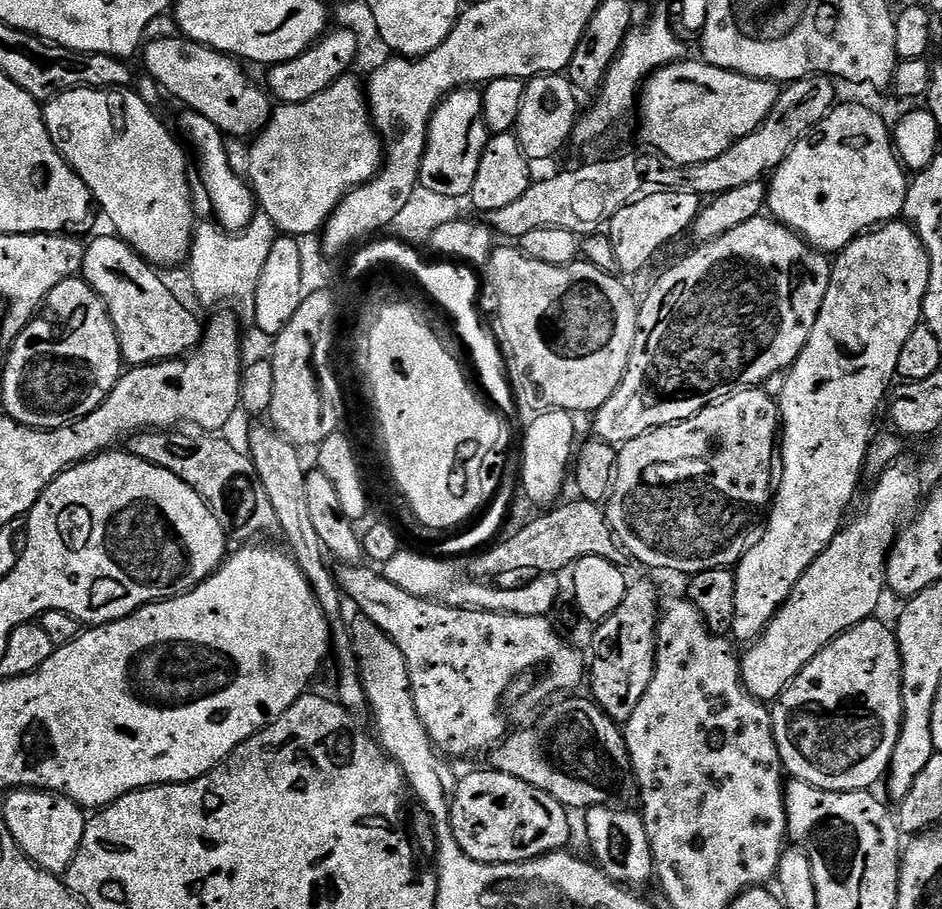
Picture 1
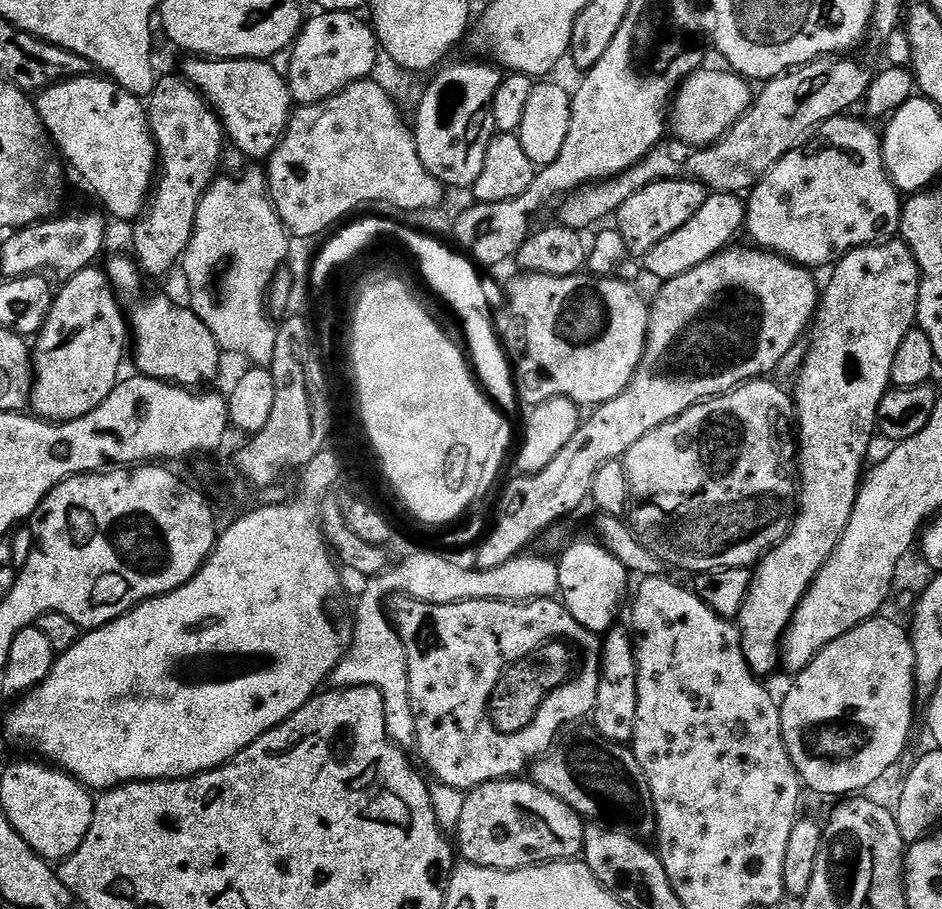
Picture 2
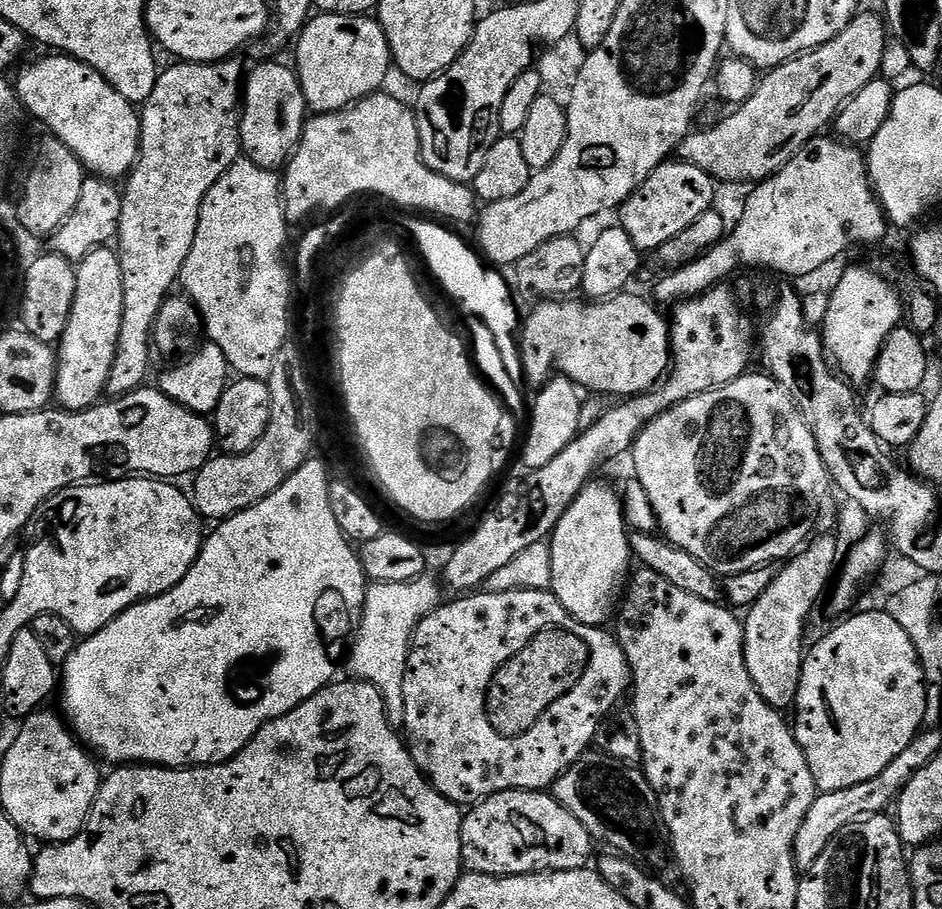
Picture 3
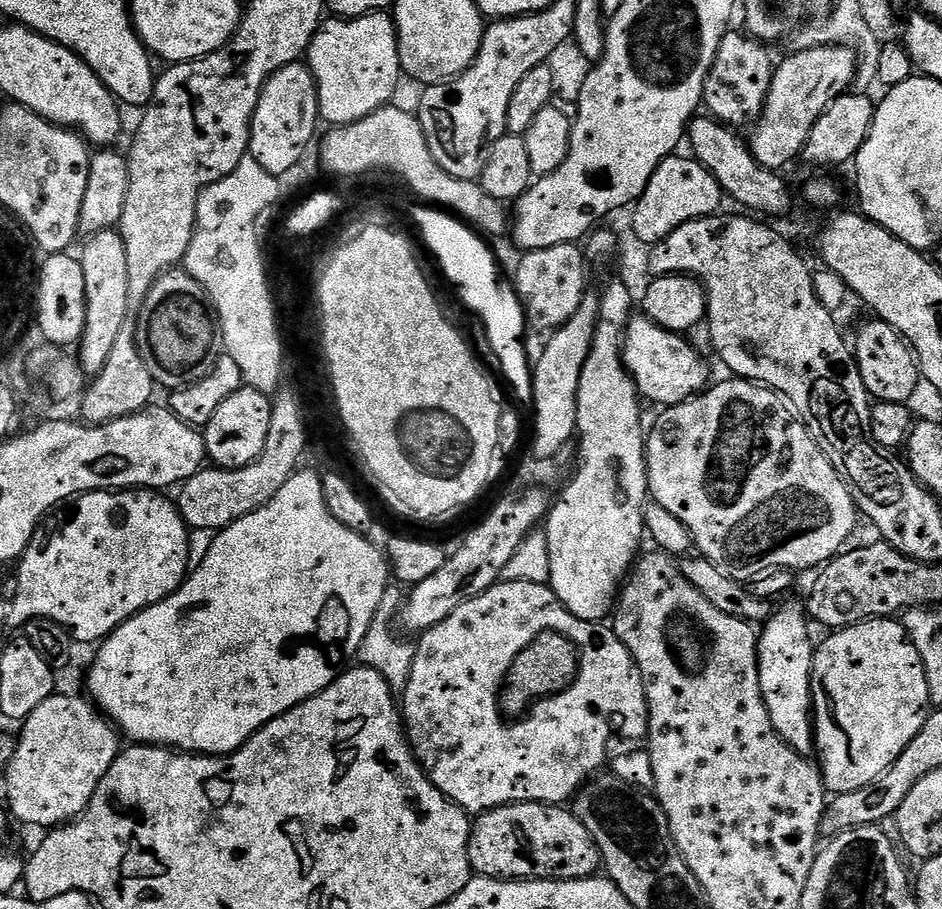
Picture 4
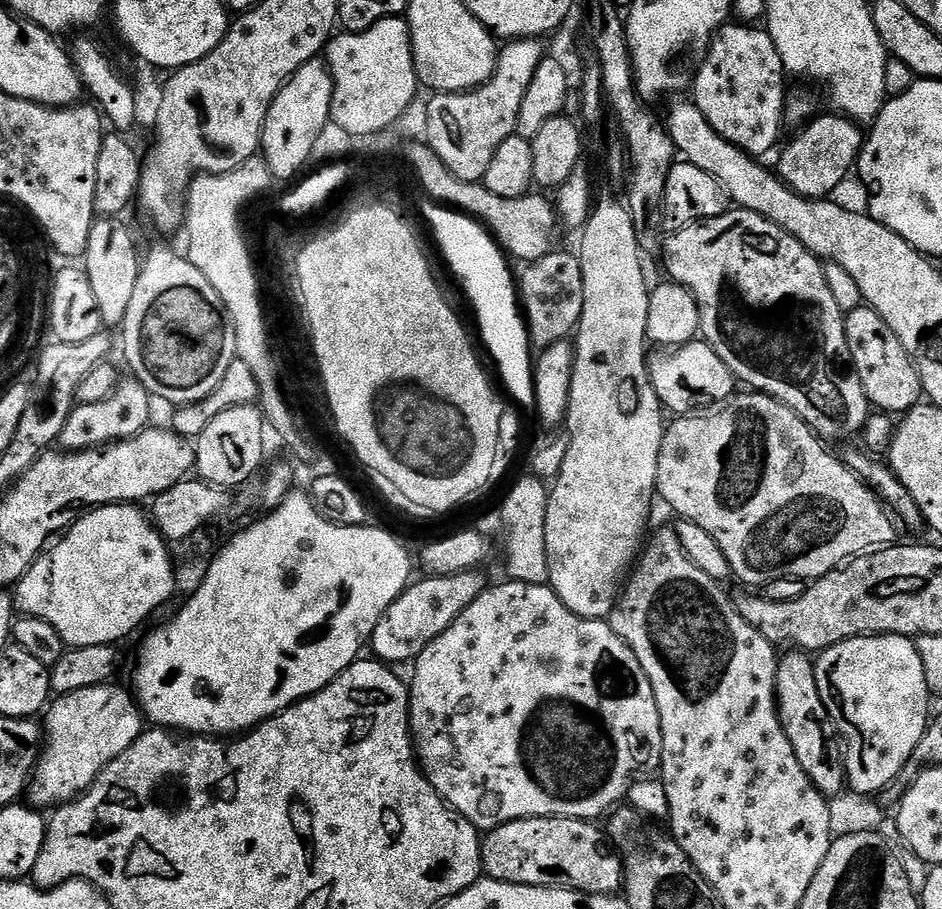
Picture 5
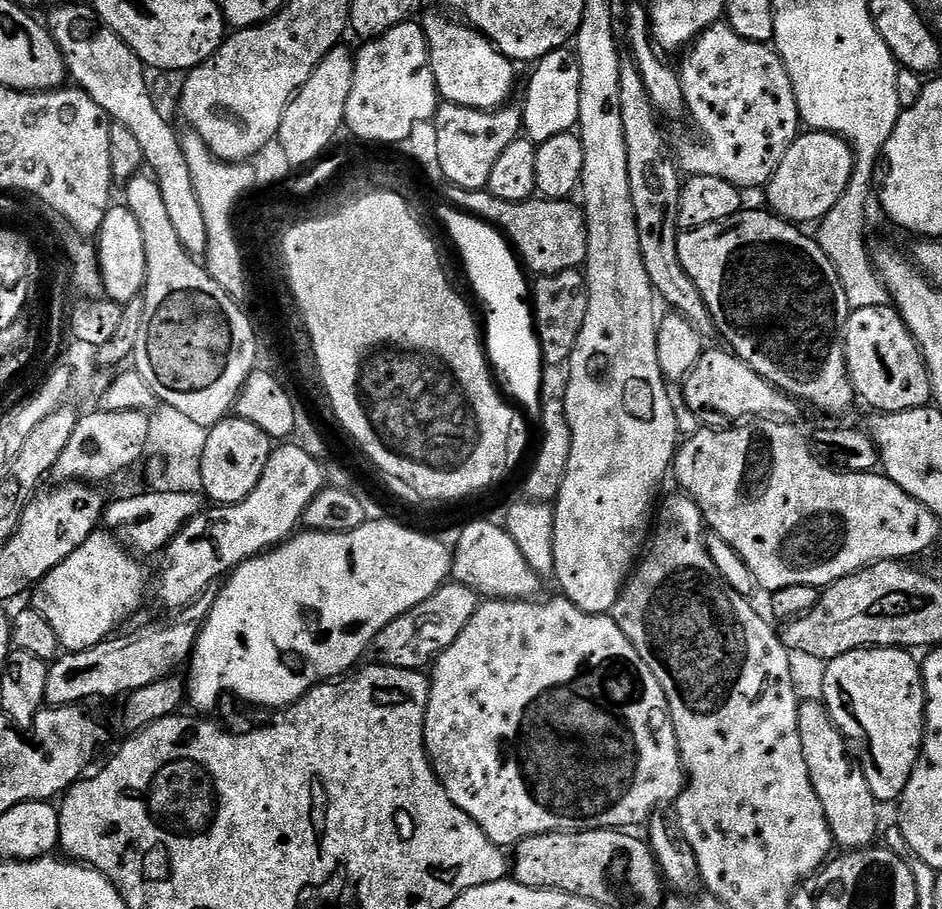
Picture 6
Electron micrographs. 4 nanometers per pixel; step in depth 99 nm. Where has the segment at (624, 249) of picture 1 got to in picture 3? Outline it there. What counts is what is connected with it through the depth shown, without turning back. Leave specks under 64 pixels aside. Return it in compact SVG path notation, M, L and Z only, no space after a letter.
M669 158L659 164L650 178L646 178L646 182L642 182L642 186L638 186L638 190L634 190L634 194L620 205L619 227L630 234L630 242L634 242L637 253L655 253L666 242L678 238L682 230L694 226L702 214L713 211L716 188L717 181L706 174L706 170L698 170L698 166L686 164L679 158Z

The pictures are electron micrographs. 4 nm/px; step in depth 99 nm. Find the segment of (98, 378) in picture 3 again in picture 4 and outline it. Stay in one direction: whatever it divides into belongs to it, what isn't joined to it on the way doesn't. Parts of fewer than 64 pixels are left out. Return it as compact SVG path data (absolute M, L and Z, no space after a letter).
M119 231L93 232L87 237L88 245L78 259L82 266L82 274L86 278L86 330L78 345L80 364L89 377L100 373L106 366L106 358L110 358L110 349L118 339L118 330L122 330L122 322L128 314L128 290L126 288L126 246L124 237Z

